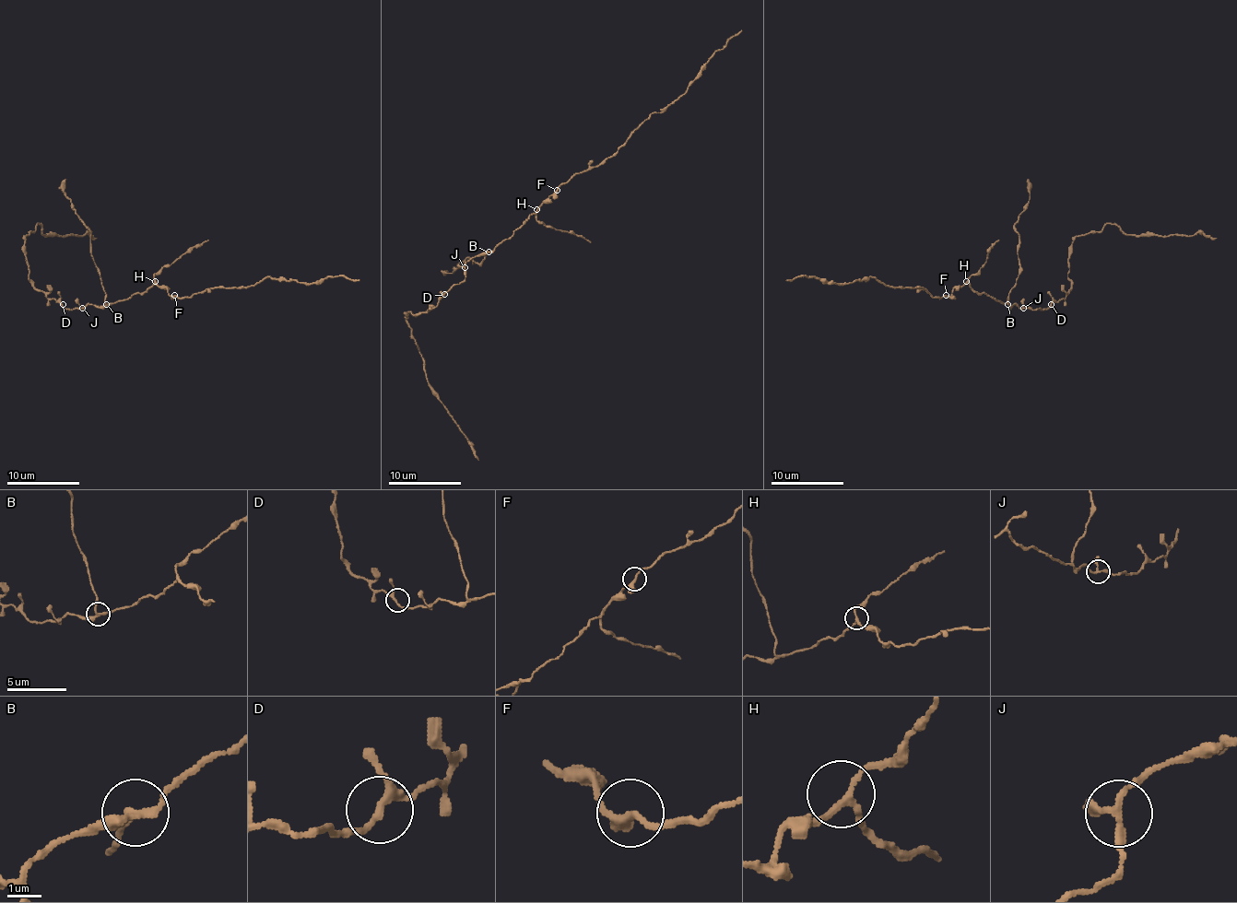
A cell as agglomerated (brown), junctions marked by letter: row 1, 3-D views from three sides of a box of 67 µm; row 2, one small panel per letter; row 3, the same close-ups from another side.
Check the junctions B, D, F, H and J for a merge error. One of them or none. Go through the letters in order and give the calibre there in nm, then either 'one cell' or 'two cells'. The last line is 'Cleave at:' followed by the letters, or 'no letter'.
B: 220 nm | two cells
D: 220 nm | one cell
F: 200 nm | one cell
H: 180 nm | one cell
J: 190 nm | one cell
Cleave at: B

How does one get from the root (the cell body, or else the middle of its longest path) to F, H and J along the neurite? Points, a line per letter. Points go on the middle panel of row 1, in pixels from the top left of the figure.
F: (495, 247), (557, 190)
H: (495, 247), (536, 209)
J: (495, 247), (474, 256), (465, 267)

